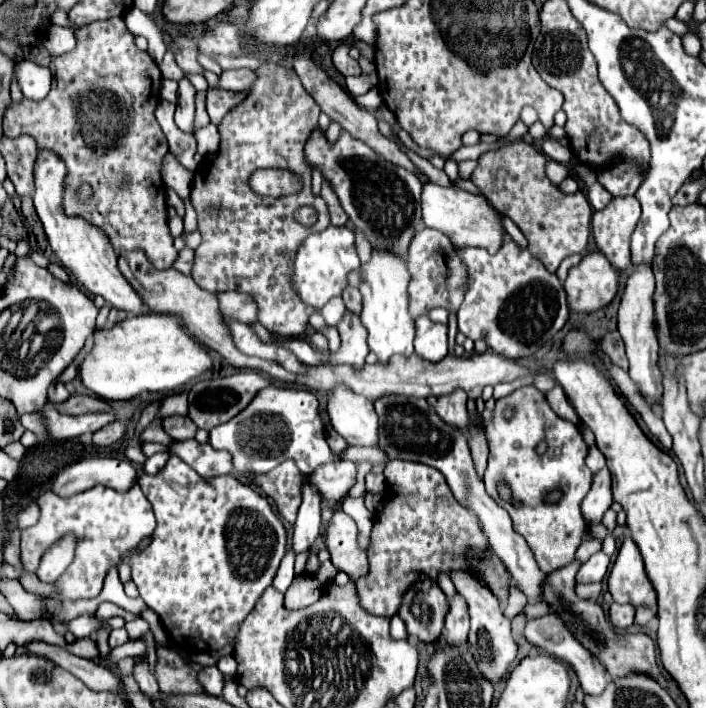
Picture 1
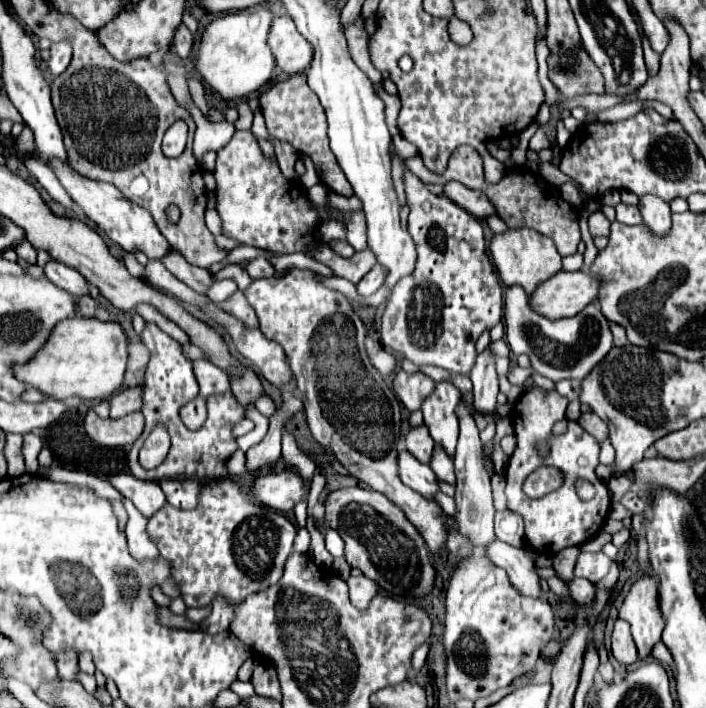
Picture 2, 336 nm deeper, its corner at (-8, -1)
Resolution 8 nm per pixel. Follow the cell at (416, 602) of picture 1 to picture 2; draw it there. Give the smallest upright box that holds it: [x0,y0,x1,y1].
[325,488,435,602]

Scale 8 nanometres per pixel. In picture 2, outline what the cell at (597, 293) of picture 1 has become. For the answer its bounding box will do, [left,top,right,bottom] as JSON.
[531,270,601,318]

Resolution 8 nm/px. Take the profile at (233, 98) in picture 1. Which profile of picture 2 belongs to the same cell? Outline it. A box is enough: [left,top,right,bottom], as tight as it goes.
[261,74,351,196]

